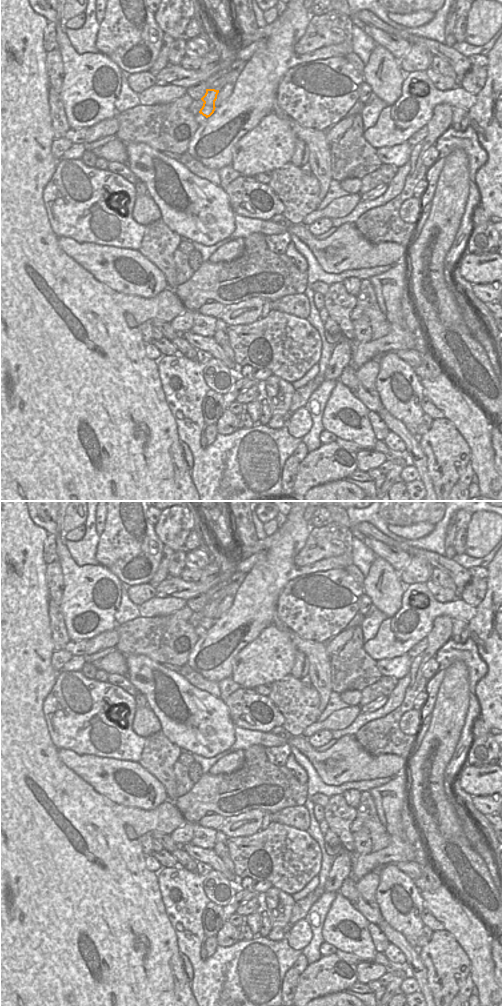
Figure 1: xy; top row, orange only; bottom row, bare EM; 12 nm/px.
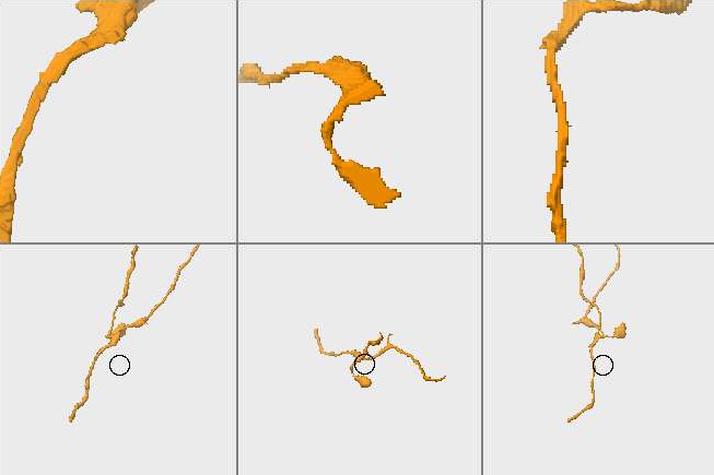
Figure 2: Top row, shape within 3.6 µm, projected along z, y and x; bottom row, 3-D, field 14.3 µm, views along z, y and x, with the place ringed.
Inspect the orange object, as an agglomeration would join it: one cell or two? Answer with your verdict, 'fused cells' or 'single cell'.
fused cells

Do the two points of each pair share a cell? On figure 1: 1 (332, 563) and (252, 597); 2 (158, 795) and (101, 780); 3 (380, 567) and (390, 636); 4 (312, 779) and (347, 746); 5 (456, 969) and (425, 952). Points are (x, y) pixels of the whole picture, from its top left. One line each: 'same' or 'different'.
1: same
2: same
3: different
4: different
5: same

